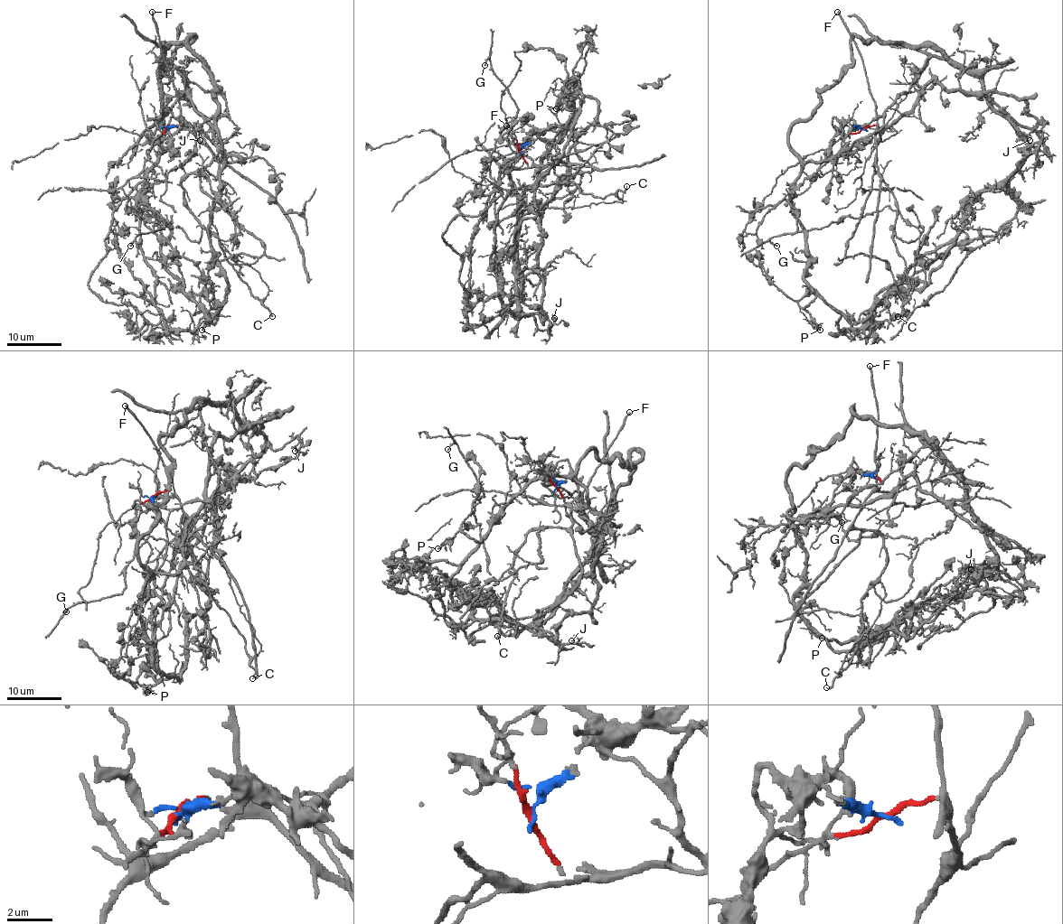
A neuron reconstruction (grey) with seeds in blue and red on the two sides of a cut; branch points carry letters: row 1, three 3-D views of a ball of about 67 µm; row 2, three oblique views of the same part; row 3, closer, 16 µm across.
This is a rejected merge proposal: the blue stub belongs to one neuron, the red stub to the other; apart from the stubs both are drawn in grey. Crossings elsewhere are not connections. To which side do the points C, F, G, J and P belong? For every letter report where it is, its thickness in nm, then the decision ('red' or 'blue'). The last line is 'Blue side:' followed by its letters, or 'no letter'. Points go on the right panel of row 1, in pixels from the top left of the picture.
C: (898, 316) | 240 nm | red
F: (837, 12) | 240 nm | red
G: (776, 246) | 170 nm | red
J: (1030, 140) | 90 nm | blue
P: (820, 330) | 320 nm | blue
Blue side: J, P

